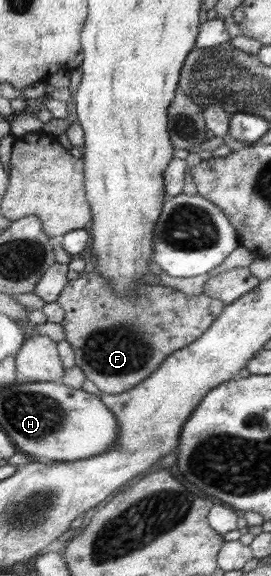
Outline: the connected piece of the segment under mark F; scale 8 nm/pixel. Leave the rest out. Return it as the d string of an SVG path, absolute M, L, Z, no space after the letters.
M92 270L69 280L56 303L63 310L61 326L73 350L75 366L104 394L130 390L172 352L194 342L222 312L221 300L200 293L188 296L164 285L138 285L138 297L116 297L110 283Z

